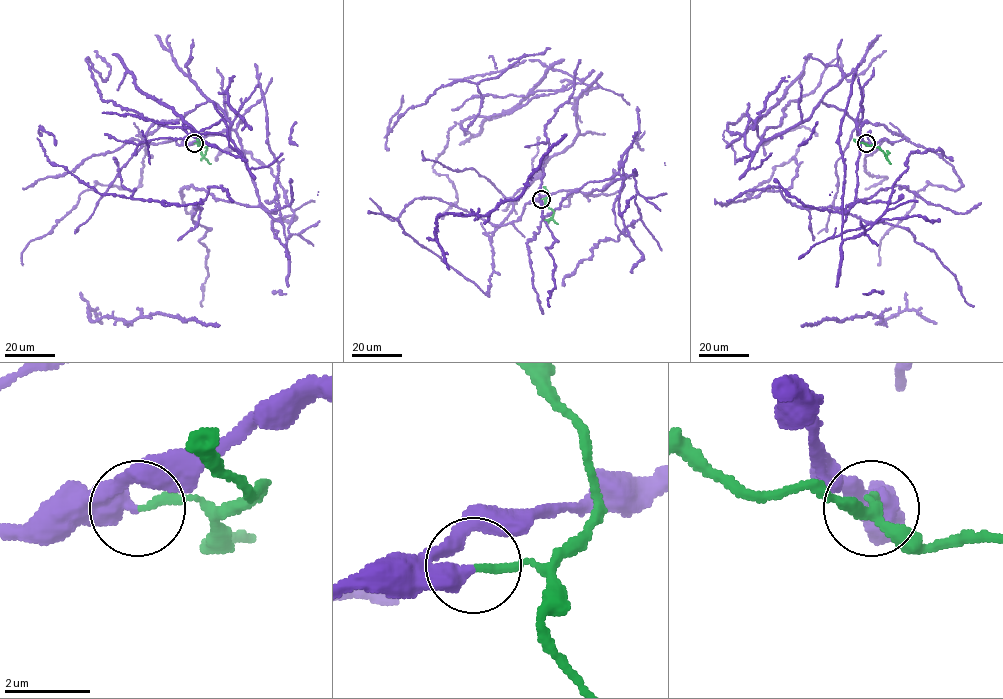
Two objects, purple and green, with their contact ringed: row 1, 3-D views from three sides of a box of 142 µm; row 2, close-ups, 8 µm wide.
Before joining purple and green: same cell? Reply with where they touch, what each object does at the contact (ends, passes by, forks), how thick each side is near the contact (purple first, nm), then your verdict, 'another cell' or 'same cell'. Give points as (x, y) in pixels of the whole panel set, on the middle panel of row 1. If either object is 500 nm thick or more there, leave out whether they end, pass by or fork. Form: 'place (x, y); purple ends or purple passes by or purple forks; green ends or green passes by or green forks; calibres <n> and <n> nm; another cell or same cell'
place (541, 199); purple ends; green ends; calibres 460 and 190 nm; another cell

